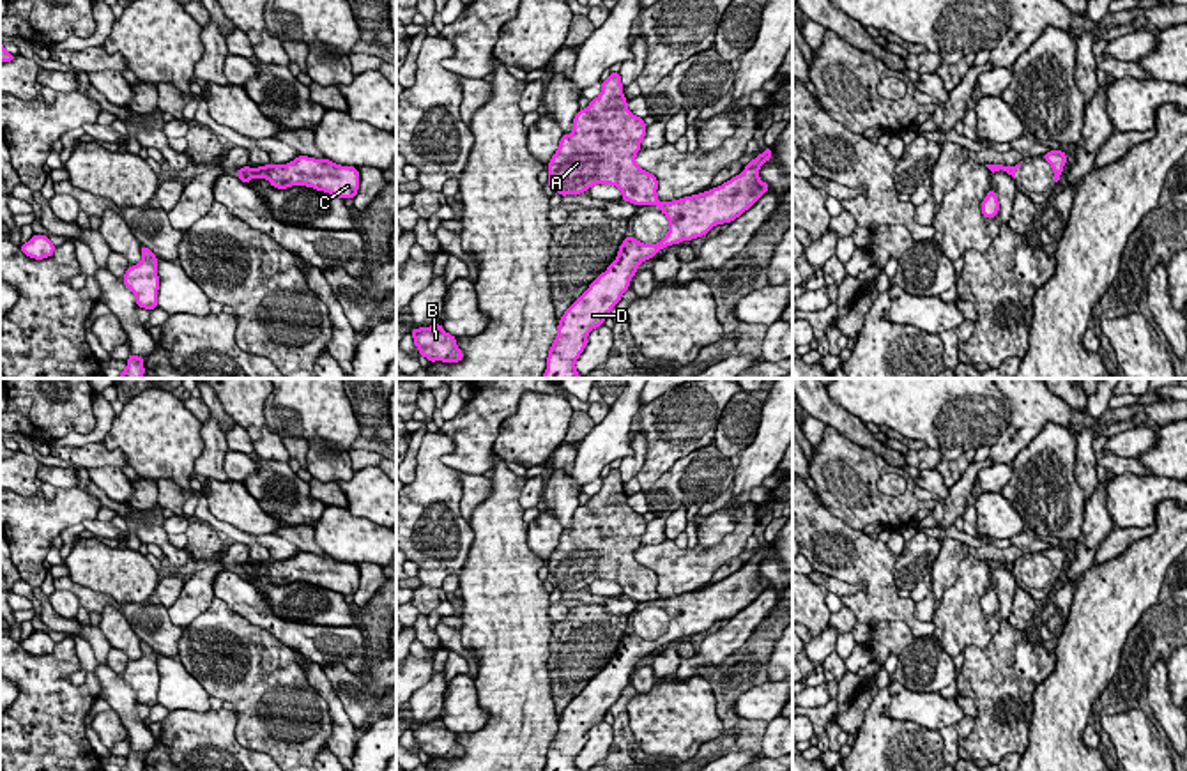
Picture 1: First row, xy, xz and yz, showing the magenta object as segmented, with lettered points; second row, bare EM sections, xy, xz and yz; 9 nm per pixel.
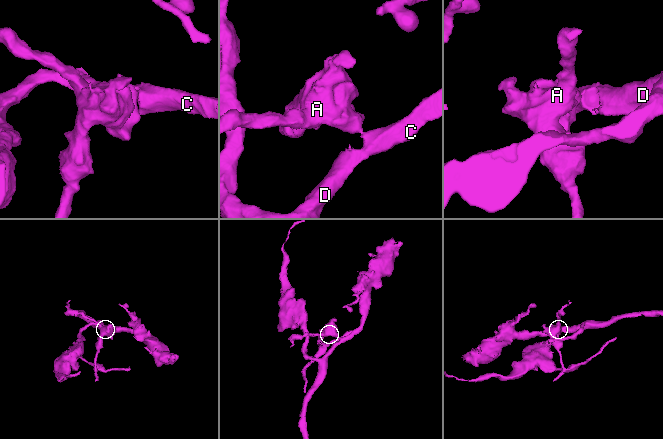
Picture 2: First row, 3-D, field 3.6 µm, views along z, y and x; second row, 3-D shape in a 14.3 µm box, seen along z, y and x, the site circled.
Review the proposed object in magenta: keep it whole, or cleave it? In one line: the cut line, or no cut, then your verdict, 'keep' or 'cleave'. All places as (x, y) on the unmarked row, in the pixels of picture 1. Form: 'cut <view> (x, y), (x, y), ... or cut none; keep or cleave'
cut xy (259, 566), (255, 572); cleave

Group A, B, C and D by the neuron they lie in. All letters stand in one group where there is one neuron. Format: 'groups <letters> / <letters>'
groups A / B C D

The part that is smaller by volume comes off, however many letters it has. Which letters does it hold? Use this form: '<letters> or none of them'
A

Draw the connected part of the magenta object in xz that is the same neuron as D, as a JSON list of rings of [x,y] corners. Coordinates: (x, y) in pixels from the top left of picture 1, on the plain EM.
[[[771,543],[752,555],[739,571],[718,584],[655,599],[669,615],[667,631],[656,640],[642,640],[635,633],[624,633],[616,656],[561,713],[543,771],[578,771],[575,759],[587,741],[589,729],[603,721],[610,706],[628,686],[639,661],[655,654],[660,645],[702,633],[713,622],[732,619],[748,607],[770,584],[759,575],[759,564],[770,555]]]

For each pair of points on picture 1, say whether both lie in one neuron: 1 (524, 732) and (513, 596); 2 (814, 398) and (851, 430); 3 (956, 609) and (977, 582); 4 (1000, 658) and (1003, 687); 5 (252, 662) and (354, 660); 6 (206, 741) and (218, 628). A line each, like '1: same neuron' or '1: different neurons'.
1: same neuron
2: same neuron
3: same neuron
4: same neuron
5: different neurons
6: different neurons

